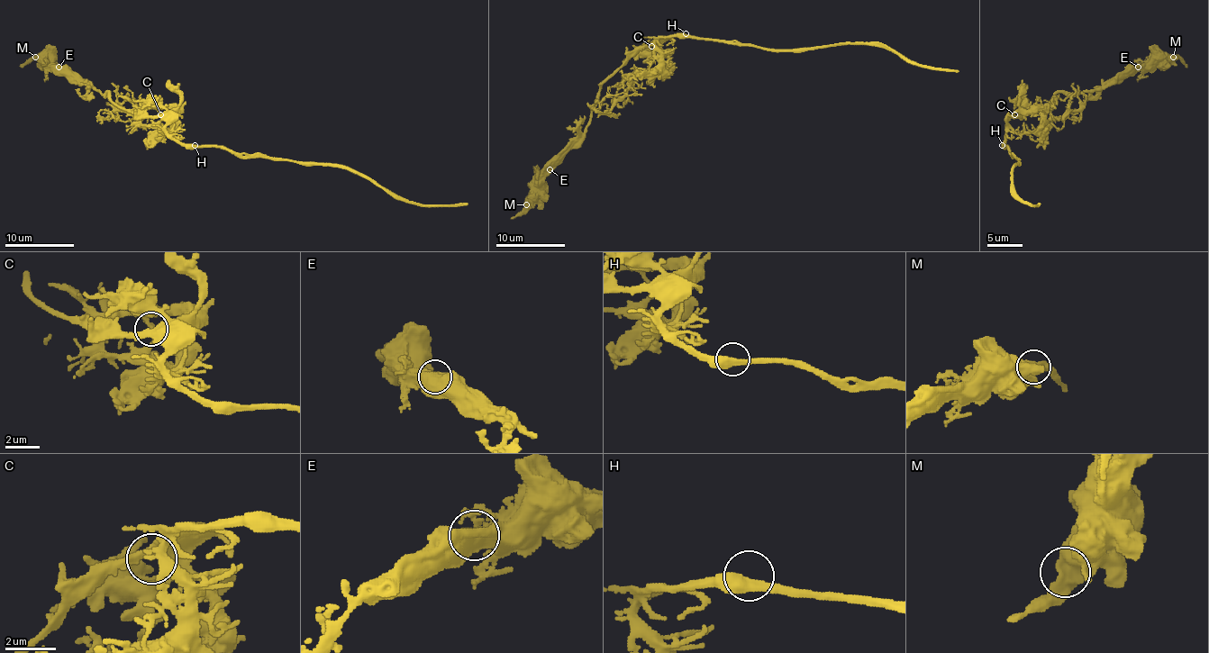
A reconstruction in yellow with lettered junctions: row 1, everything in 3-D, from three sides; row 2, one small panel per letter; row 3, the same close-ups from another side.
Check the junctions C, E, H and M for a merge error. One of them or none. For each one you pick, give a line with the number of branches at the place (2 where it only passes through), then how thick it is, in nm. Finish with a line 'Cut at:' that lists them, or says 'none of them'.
E: 2 | 700 nm
Cut at: E

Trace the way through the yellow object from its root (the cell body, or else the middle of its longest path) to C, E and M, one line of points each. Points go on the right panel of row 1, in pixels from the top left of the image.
C: (1005, 145), (1007, 121), (1014, 114)
E: (1005, 145), (1007, 122), (1013, 117), (1041, 109), (1059, 92), (1077, 95), (1101, 90), (1137, 68)
M: (1005, 145), (1009, 121), (1041, 109), (1059, 92), (1077, 95), (1101, 90), (1137, 69), (1163, 68), (1173, 57)

